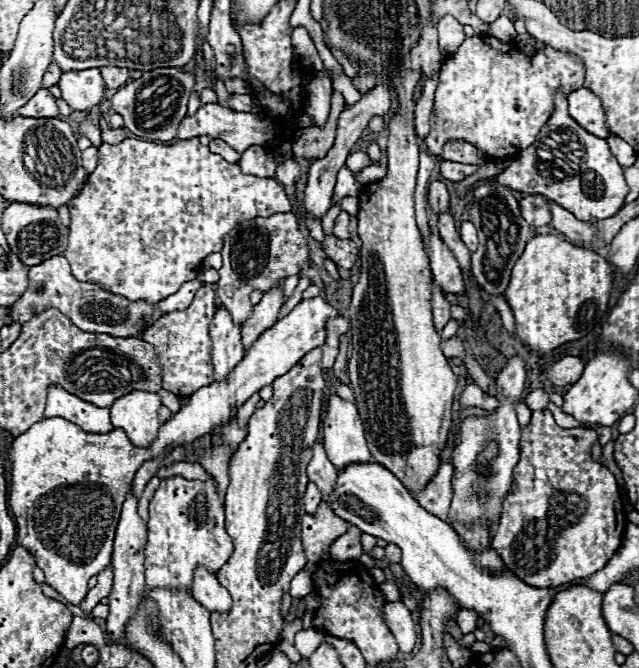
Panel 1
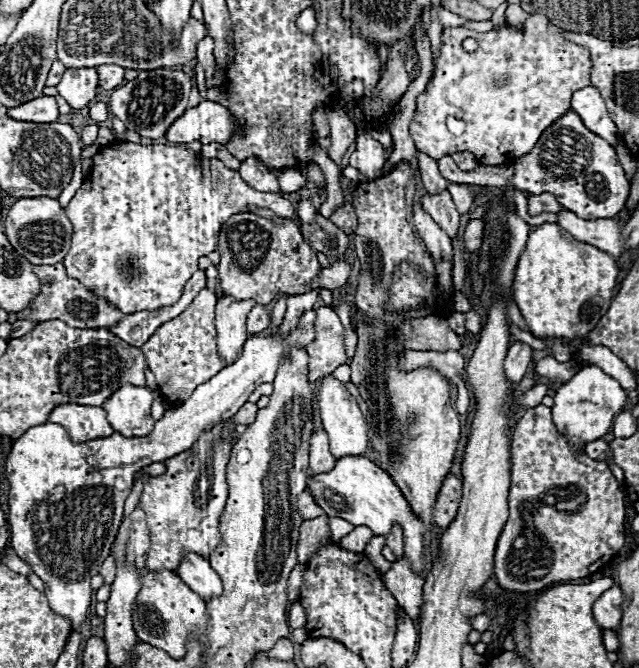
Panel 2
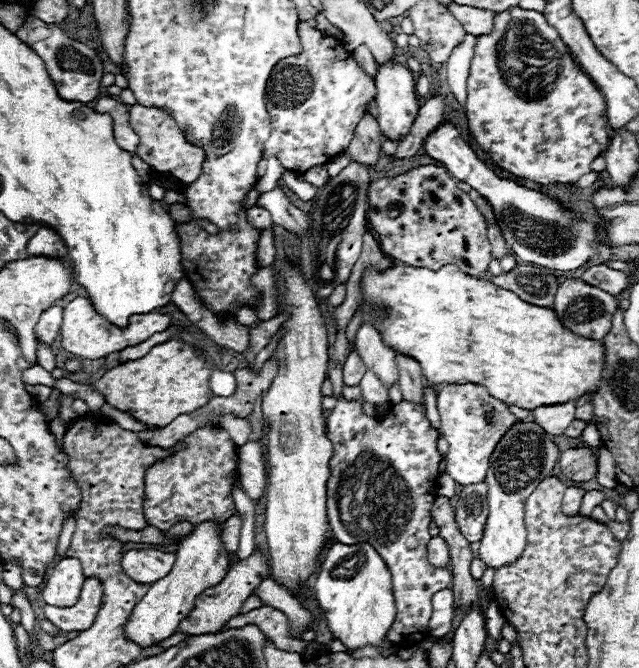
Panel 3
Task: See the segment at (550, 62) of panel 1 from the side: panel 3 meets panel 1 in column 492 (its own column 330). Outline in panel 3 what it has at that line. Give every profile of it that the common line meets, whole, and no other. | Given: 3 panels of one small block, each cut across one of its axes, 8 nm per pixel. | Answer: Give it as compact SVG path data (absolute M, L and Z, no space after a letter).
M298 22L298 36L302 52L280 60L266 84L264 102L272 132L264 144L264 156L276 156L284 168L302 174L348 148L358 122L376 98L376 86L340 40L320 34L308 22Z

